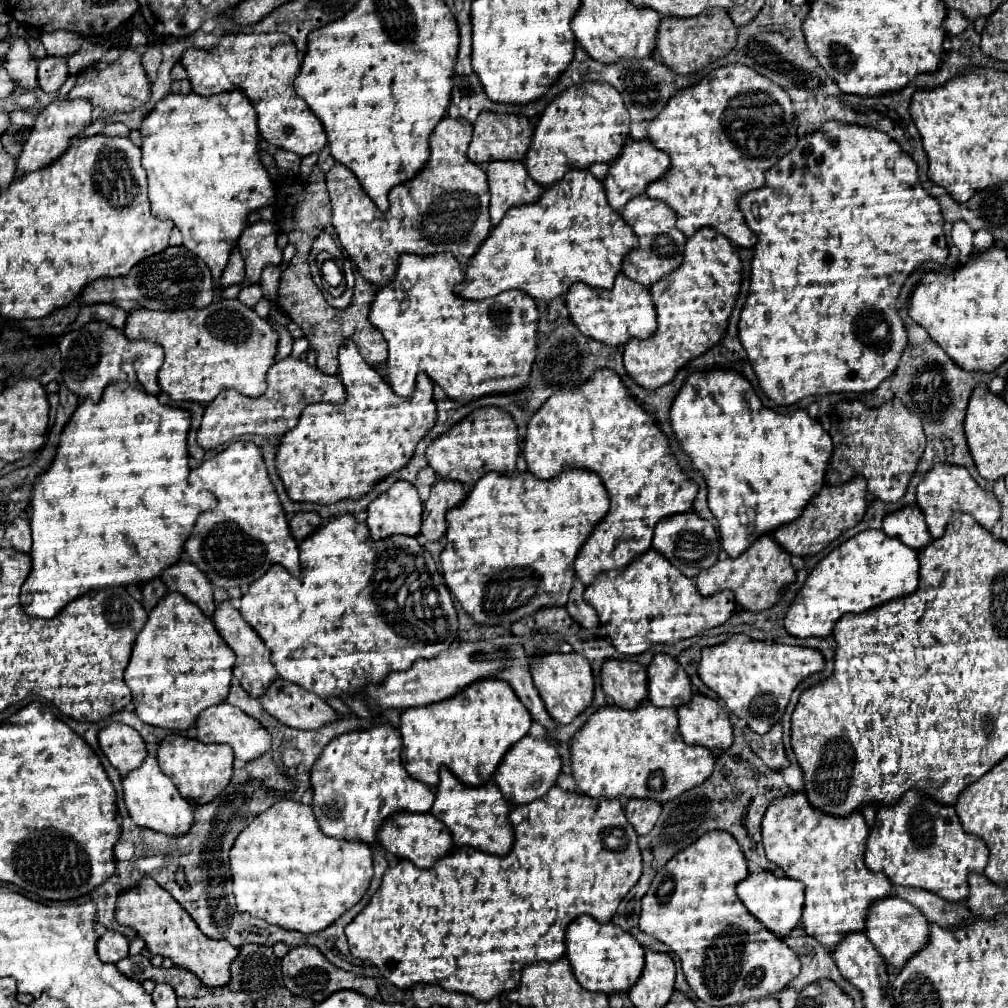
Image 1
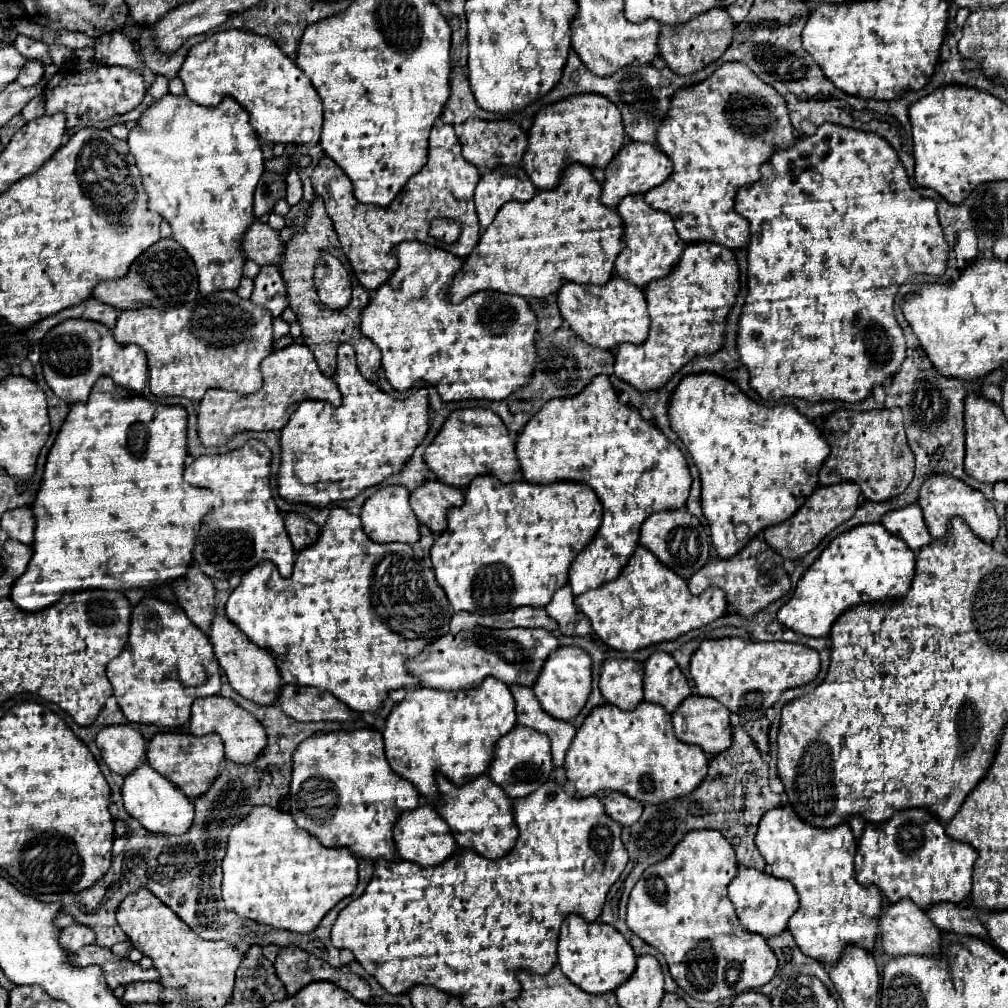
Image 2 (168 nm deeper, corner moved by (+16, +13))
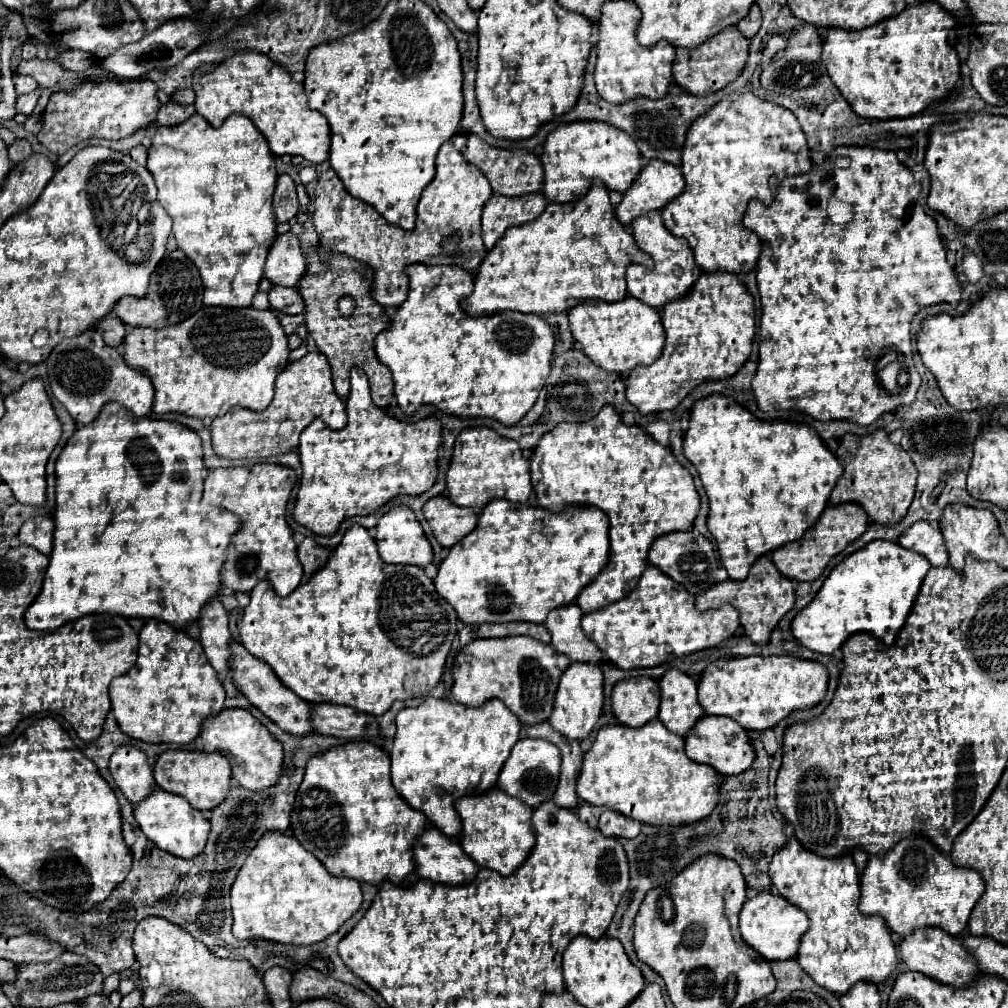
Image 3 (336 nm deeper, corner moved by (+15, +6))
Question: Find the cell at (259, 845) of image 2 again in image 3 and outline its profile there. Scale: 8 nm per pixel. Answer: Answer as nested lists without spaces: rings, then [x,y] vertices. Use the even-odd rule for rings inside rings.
[[[265,833],[259,845],[253,849],[237,881],[231,889],[231,905],[233,905],[233,935],[239,941],[247,939],[267,939],[275,943],[289,943],[289,945],[313,945],[329,935],[333,935],[353,913],[361,909],[363,895],[361,887],[355,879],[345,877],[329,877],[325,867],[317,863],[317,859],[307,851],[301,849],[301,843],[285,833]]]

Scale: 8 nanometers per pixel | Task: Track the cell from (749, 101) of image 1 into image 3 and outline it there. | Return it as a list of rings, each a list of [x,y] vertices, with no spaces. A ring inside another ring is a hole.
[[[727,95],[719,105],[709,109],[705,117],[699,117],[689,129],[689,137],[683,149],[683,177],[685,177],[685,191],[681,199],[673,199],[669,205],[665,205],[665,211],[661,211],[665,227],[677,235],[689,241],[695,263],[705,273],[749,273],[757,267],[757,259],[761,255],[759,237],[743,227],[743,215],[747,211],[749,201],[757,199],[763,205],[773,203],[773,191],[769,187],[769,179],[775,175],[777,181],[791,177],[791,175],[803,175],[811,169],[811,149],[807,145],[807,137],[793,113],[787,109],[781,109],[779,105],[769,105],[769,101],[761,101],[757,97],[749,95]]]

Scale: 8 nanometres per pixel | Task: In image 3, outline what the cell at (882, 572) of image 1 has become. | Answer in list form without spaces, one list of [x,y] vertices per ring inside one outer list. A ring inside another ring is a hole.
[[[873,541],[865,549],[843,559],[843,563],[839,563],[829,573],[823,587],[815,595],[815,599],[803,611],[799,611],[797,617],[793,619],[793,635],[797,637],[797,641],[801,641],[801,645],[823,655],[833,655],[833,651],[837,651],[847,641],[847,637],[855,633],[869,633],[875,639],[883,641],[885,645],[893,645],[897,633],[907,621],[907,615],[911,613],[911,607],[917,599],[917,593],[929,569],[931,569],[931,563],[925,561],[921,553],[909,551],[901,547],[899,543]]]

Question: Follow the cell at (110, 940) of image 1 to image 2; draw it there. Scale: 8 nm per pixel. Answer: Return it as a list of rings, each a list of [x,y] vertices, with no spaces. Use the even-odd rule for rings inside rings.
[[[72,924],[68,928],[62,930],[62,936],[60,936],[60,944],[68,950],[68,952],[76,952],[88,944],[94,944],[96,942],[96,934],[92,928],[84,926],[84,924]]]

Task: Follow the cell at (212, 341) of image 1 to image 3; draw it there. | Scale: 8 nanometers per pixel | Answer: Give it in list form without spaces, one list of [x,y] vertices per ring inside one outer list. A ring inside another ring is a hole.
[[[203,307],[181,325],[169,325],[165,329],[127,329],[125,363],[143,371],[155,387],[153,411],[157,415],[183,413],[197,419],[213,419],[225,415],[231,407],[245,407],[251,411],[263,411],[273,401],[275,379],[289,363],[287,335],[271,309],[227,309],[227,307]]]

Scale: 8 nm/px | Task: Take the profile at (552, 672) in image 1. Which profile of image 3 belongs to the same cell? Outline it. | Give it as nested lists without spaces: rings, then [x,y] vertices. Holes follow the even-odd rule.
[[[571,663],[569,669],[561,677],[561,685],[557,689],[557,701],[553,709],[553,719],[549,719],[551,727],[559,731],[563,737],[583,741],[591,735],[593,727],[599,721],[603,709],[603,671],[593,663]]]

